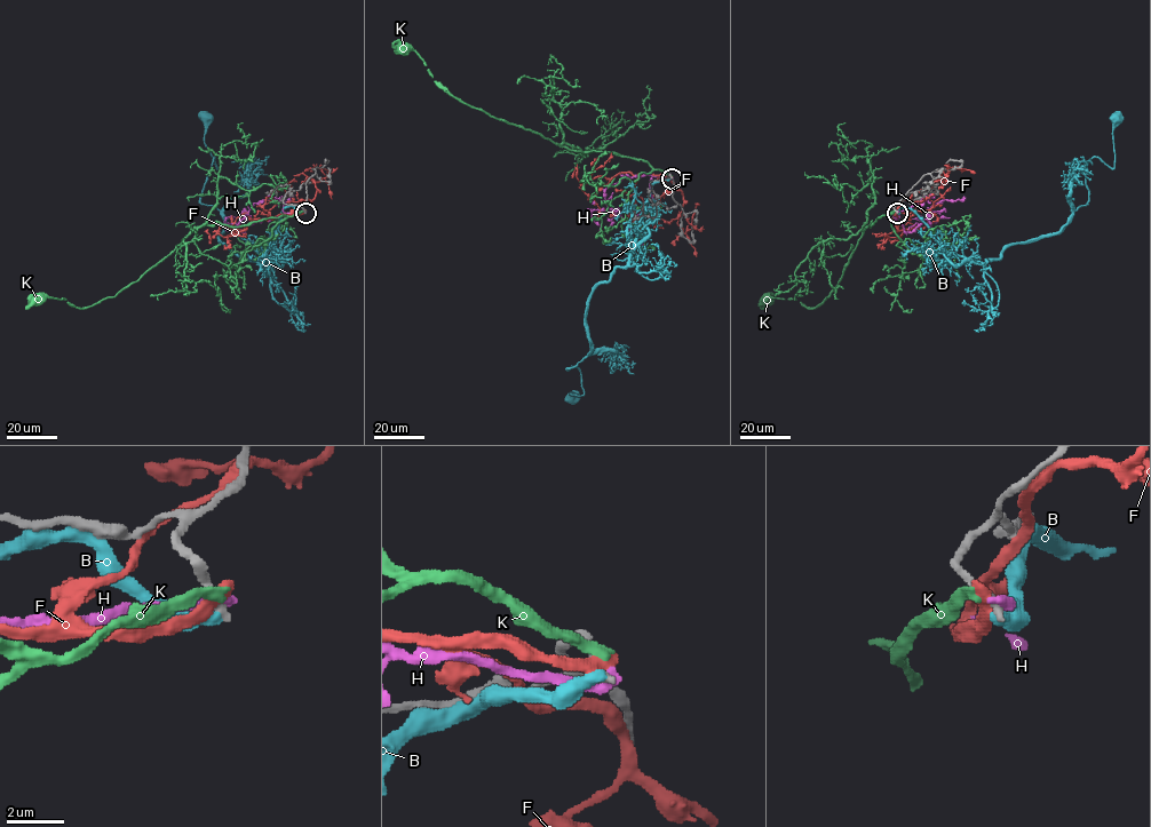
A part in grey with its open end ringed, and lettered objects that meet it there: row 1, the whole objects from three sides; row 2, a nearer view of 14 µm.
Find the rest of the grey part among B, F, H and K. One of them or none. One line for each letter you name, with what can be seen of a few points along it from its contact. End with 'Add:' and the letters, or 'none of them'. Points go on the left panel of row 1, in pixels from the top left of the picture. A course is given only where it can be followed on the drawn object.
Add: none of them

